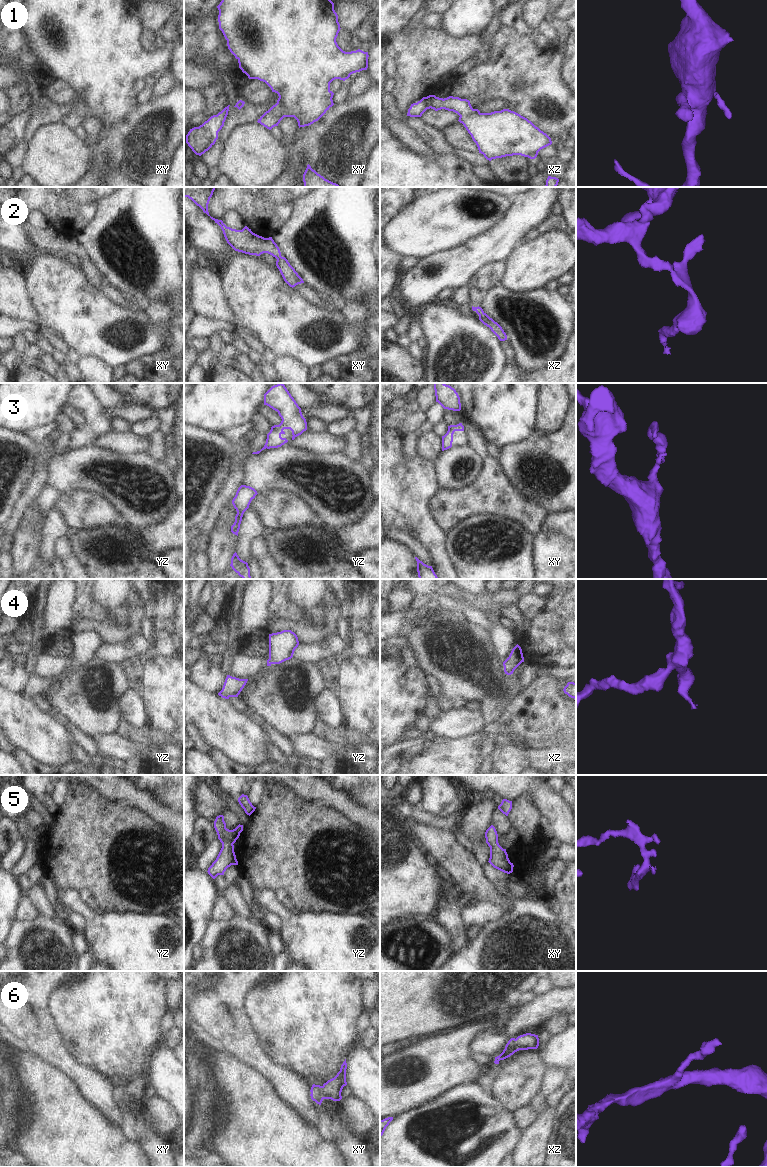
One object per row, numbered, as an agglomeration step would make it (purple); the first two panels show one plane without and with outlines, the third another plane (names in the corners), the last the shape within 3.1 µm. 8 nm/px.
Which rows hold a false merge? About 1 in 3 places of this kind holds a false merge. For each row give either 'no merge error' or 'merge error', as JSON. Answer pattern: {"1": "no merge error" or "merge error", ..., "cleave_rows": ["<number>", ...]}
{"1": "no merge error", "2": "no merge error", "3": "no merge error", "4": "no merge error", "5": "no merge error", "6": "no merge error", "cleave_rows": []}

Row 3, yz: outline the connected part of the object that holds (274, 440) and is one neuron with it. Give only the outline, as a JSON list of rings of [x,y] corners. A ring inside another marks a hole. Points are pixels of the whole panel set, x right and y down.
[[[283,383],[272,386],[264,394],[264,405],[277,411],[282,421],[279,425],[271,427],[264,447],[252,454],[259,454],[266,448],[278,448],[287,443],[288,440],[281,437],[282,434],[285,434],[284,429],[292,431],[292,440],[307,430],[307,422],[302,415],[301,408]]]

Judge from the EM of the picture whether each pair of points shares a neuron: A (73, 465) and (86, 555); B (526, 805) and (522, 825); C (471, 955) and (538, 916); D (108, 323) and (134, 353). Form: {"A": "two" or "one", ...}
{"A": "two", "B": "one", "C": "one", "D": "one"}

